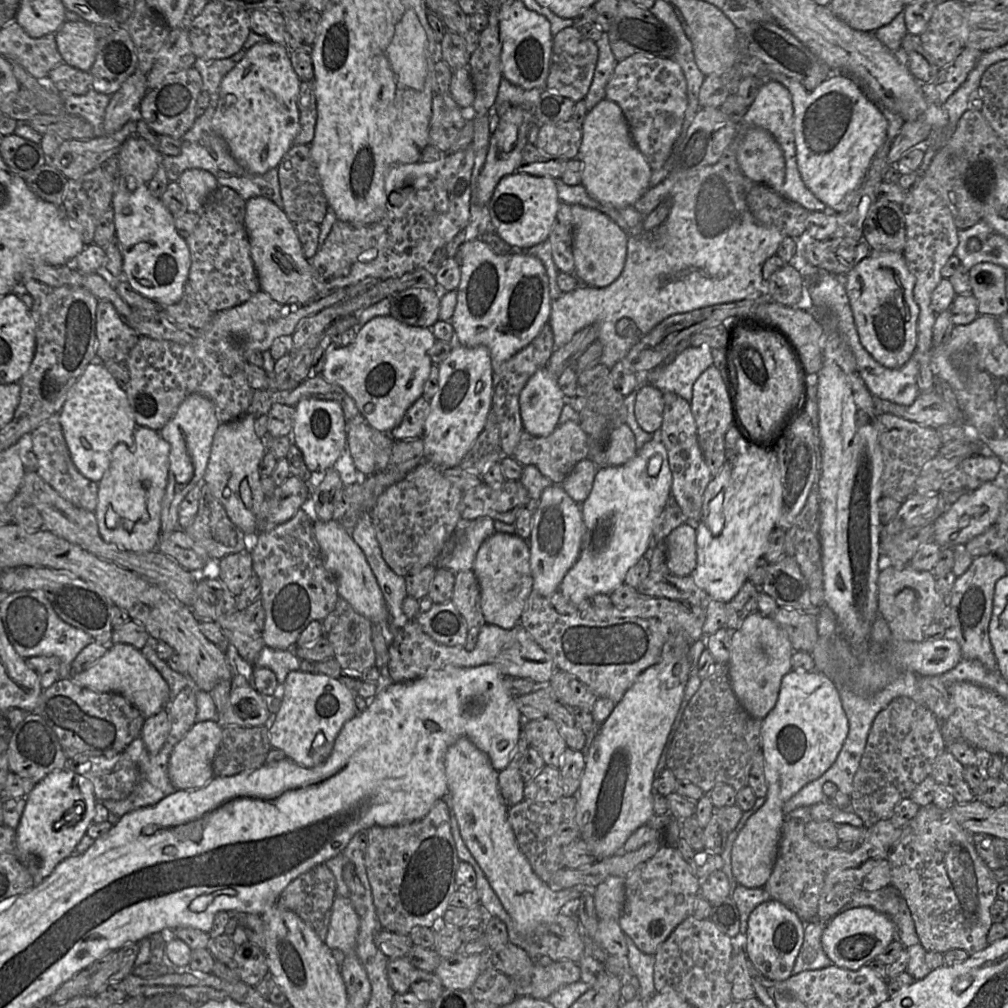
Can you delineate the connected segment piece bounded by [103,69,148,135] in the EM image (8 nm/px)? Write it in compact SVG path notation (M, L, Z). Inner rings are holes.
M136 69L110 97L103 120L105 135L112 135L129 120L141 119L139 105L147 91L147 75Z

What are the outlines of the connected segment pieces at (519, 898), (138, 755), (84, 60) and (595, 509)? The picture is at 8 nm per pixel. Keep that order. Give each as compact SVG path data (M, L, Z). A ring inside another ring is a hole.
M461 737L447 749L444 764L448 789L452 796L453 811L465 845L511 917L516 931L524 937L535 938L537 932L544 931L544 927L548 926L560 913L560 909L565 903L578 899L582 892L590 888L576 885L554 891L535 874L529 861L518 847L508 822L508 806L500 793L498 771L493 768L485 752L479 750L468 738Z
M139 736L126 747L124 751L138 767L139 779L125 799L103 801L111 814L120 818L138 808L153 806L176 790L168 777L168 762L173 747L167 742L164 745L162 751L151 755Z
M66 20L54 35L64 63L82 71L91 69L96 56L97 37L90 23Z
M660 428L653 433L653 439L637 451L636 455L622 466L598 467L591 493L580 505L585 531L579 556L564 576L559 589L562 595L573 604L579 604L596 594L610 595L620 587L627 571L638 560L649 555L653 545L653 527L671 496L672 473L667 451L661 441Z

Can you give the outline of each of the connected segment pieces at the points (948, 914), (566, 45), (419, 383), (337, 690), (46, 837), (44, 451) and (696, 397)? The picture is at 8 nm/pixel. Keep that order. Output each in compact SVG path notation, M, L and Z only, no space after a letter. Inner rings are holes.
M930 803L927 806L920 806L916 816L903 826L901 830L901 836L895 843L887 858L891 868L891 885L895 886L899 890L900 894L907 902L919 942L926 951L937 951L940 953L945 953L952 949L963 949L967 951L969 955L973 955L985 949L988 946L987 935L991 925L993 924L991 906L998 897L997 887L999 882L996 880L993 870L988 867L985 861L977 853L973 842L973 835L968 833L958 824L956 819L953 817L952 806L947 809L940 809L933 803Z
M573 26L563 28L552 38L552 53L545 88L574 102L583 100L591 85L596 67L597 46Z
M390 315L377 316L357 330L352 343L327 355L320 374L329 383L341 387L354 400L359 412L373 429L390 433L400 424L408 408L422 396L424 383L433 364L428 351L435 341L430 328L411 326Z
M289 672L281 706L269 729L271 748L282 750L287 759L303 767L322 764L330 755L342 726L355 716L354 696L337 678L319 672Z
M67 768L53 771L45 776L35 784L25 799L26 805L18 827L15 829L17 836L16 858L36 881L42 881L61 861L74 854L76 846L93 822L97 799L92 782ZM77 802L85 804L81 820L74 824L66 823L59 830L55 830L55 822L63 819L64 815L72 810Z
M60 412L43 421L28 437L29 447L37 457L37 474L63 499L78 508L94 512L97 505L98 483L85 478L75 468L63 435Z
M714 365L707 368L695 381L690 406L697 428L700 449L711 476L715 477L725 463L725 435L729 427L734 426L734 416L727 385Z

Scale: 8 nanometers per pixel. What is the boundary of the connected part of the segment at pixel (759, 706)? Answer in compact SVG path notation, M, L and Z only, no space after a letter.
M755 611L740 628L731 630L729 676L732 689L742 707L754 718L763 720L774 708L782 678L792 667L793 648L786 632L772 617Z

